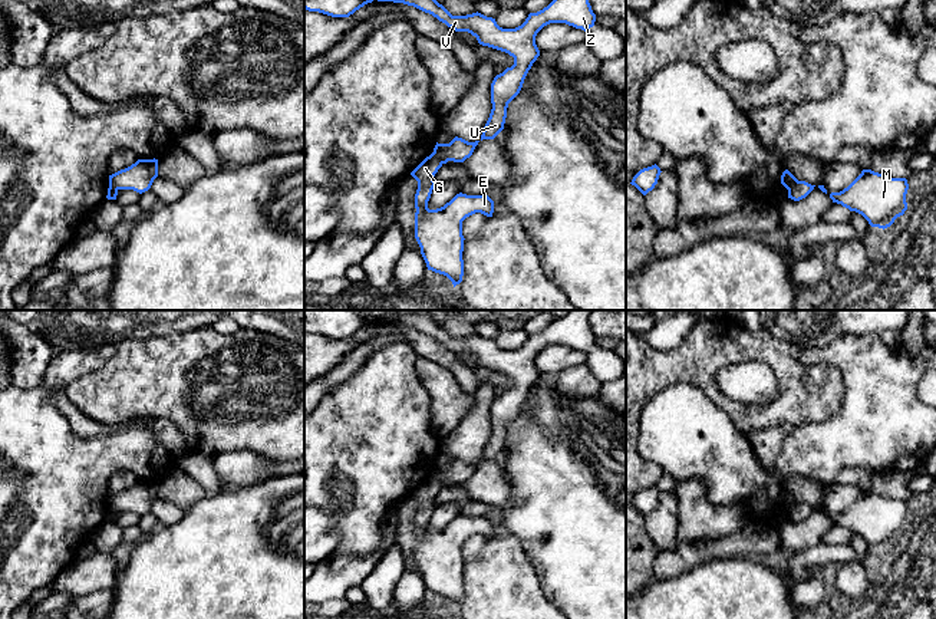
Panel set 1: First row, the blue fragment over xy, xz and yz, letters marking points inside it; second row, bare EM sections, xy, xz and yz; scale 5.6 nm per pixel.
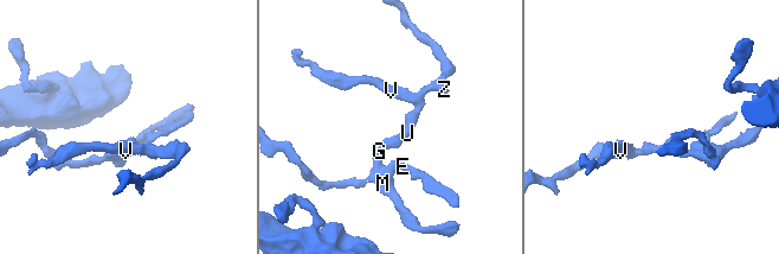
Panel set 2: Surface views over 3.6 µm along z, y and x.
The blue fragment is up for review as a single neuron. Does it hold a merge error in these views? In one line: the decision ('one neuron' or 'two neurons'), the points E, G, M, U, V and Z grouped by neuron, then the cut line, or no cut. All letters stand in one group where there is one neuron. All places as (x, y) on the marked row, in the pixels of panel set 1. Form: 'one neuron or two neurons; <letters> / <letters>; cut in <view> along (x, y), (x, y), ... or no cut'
two neurons; E G M / U V Z; cut in xz along (432, 152), (442, 163)

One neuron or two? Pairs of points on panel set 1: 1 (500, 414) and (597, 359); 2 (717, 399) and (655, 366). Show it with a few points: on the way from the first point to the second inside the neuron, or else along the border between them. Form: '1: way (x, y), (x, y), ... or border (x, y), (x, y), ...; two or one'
1: way (523, 381), (523, 359), (547, 336), (567, 336); one
2: way (704, 384), (686, 366), (671, 366); one

